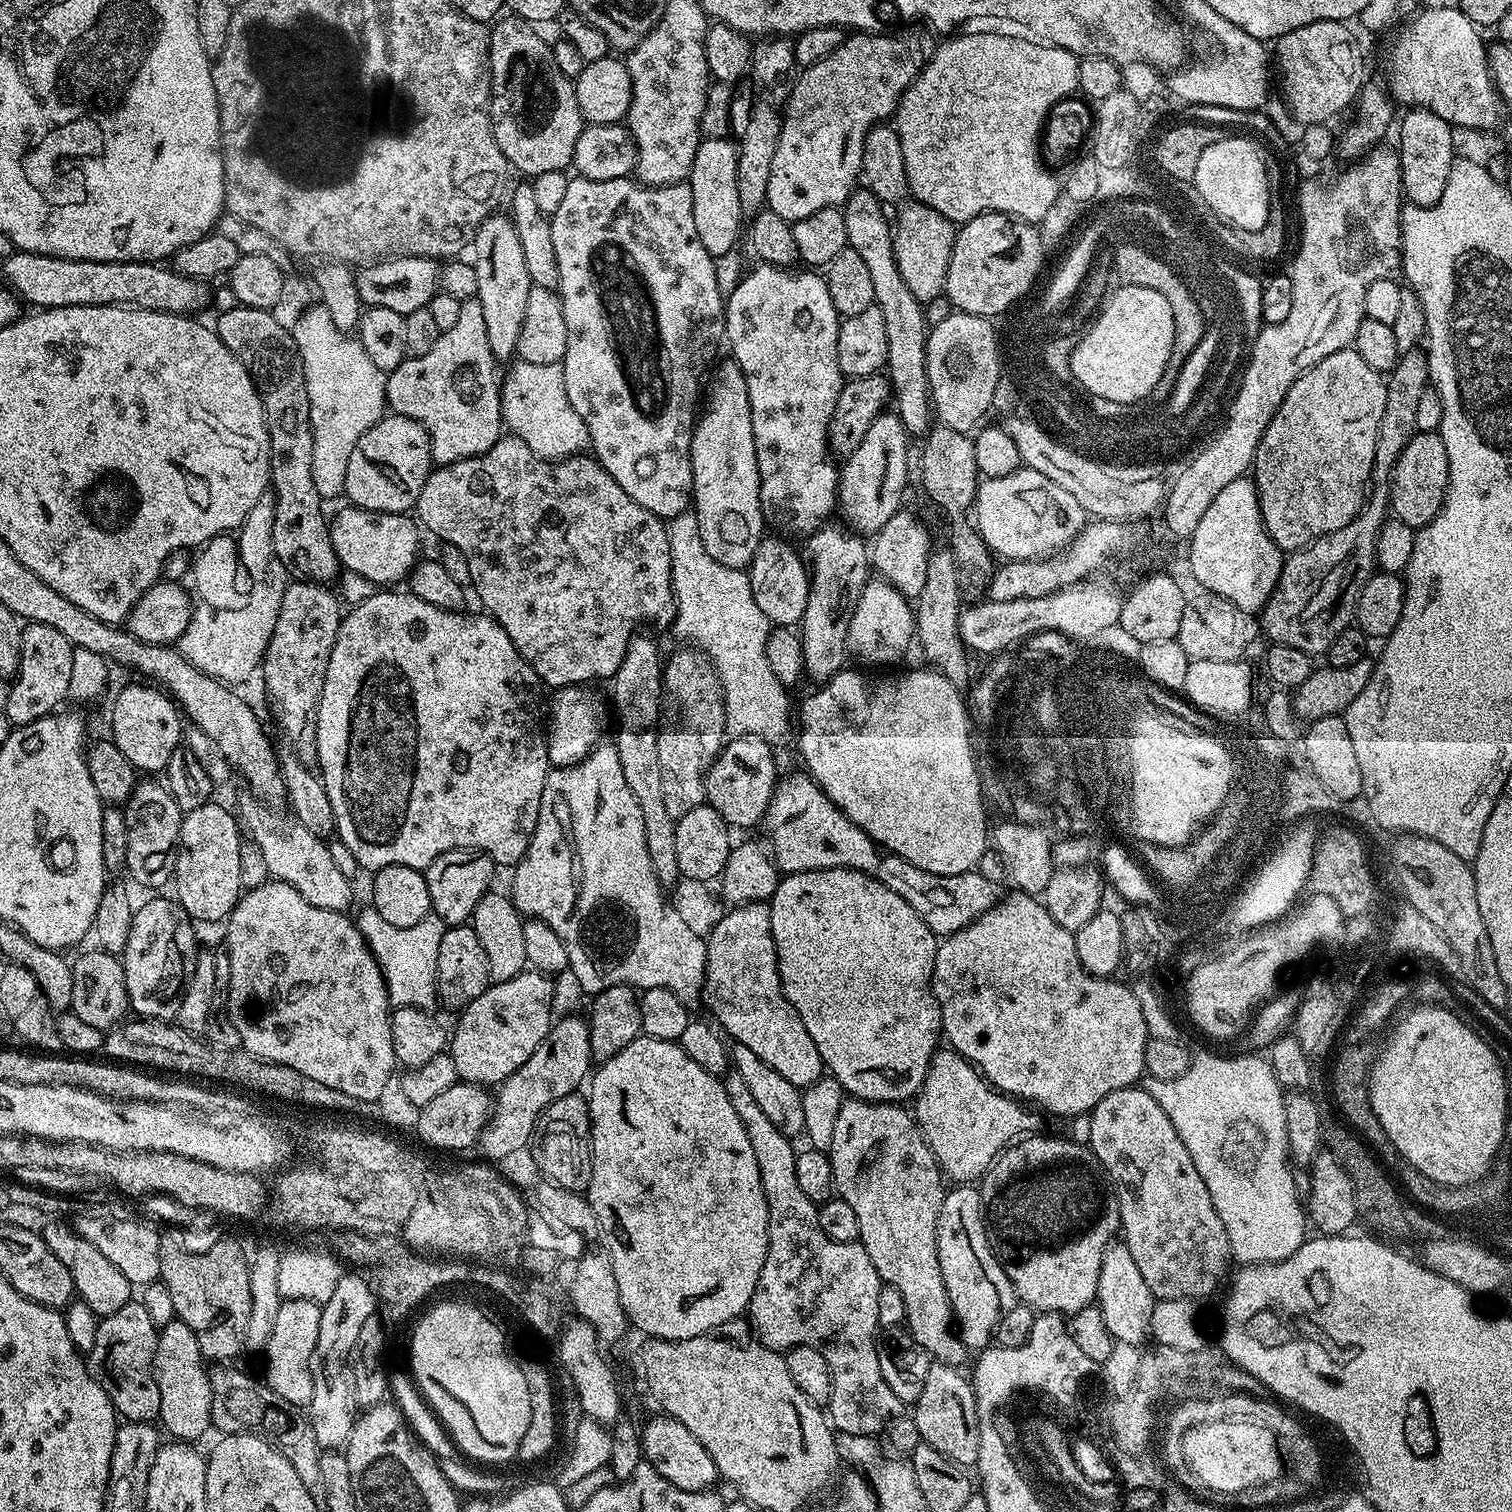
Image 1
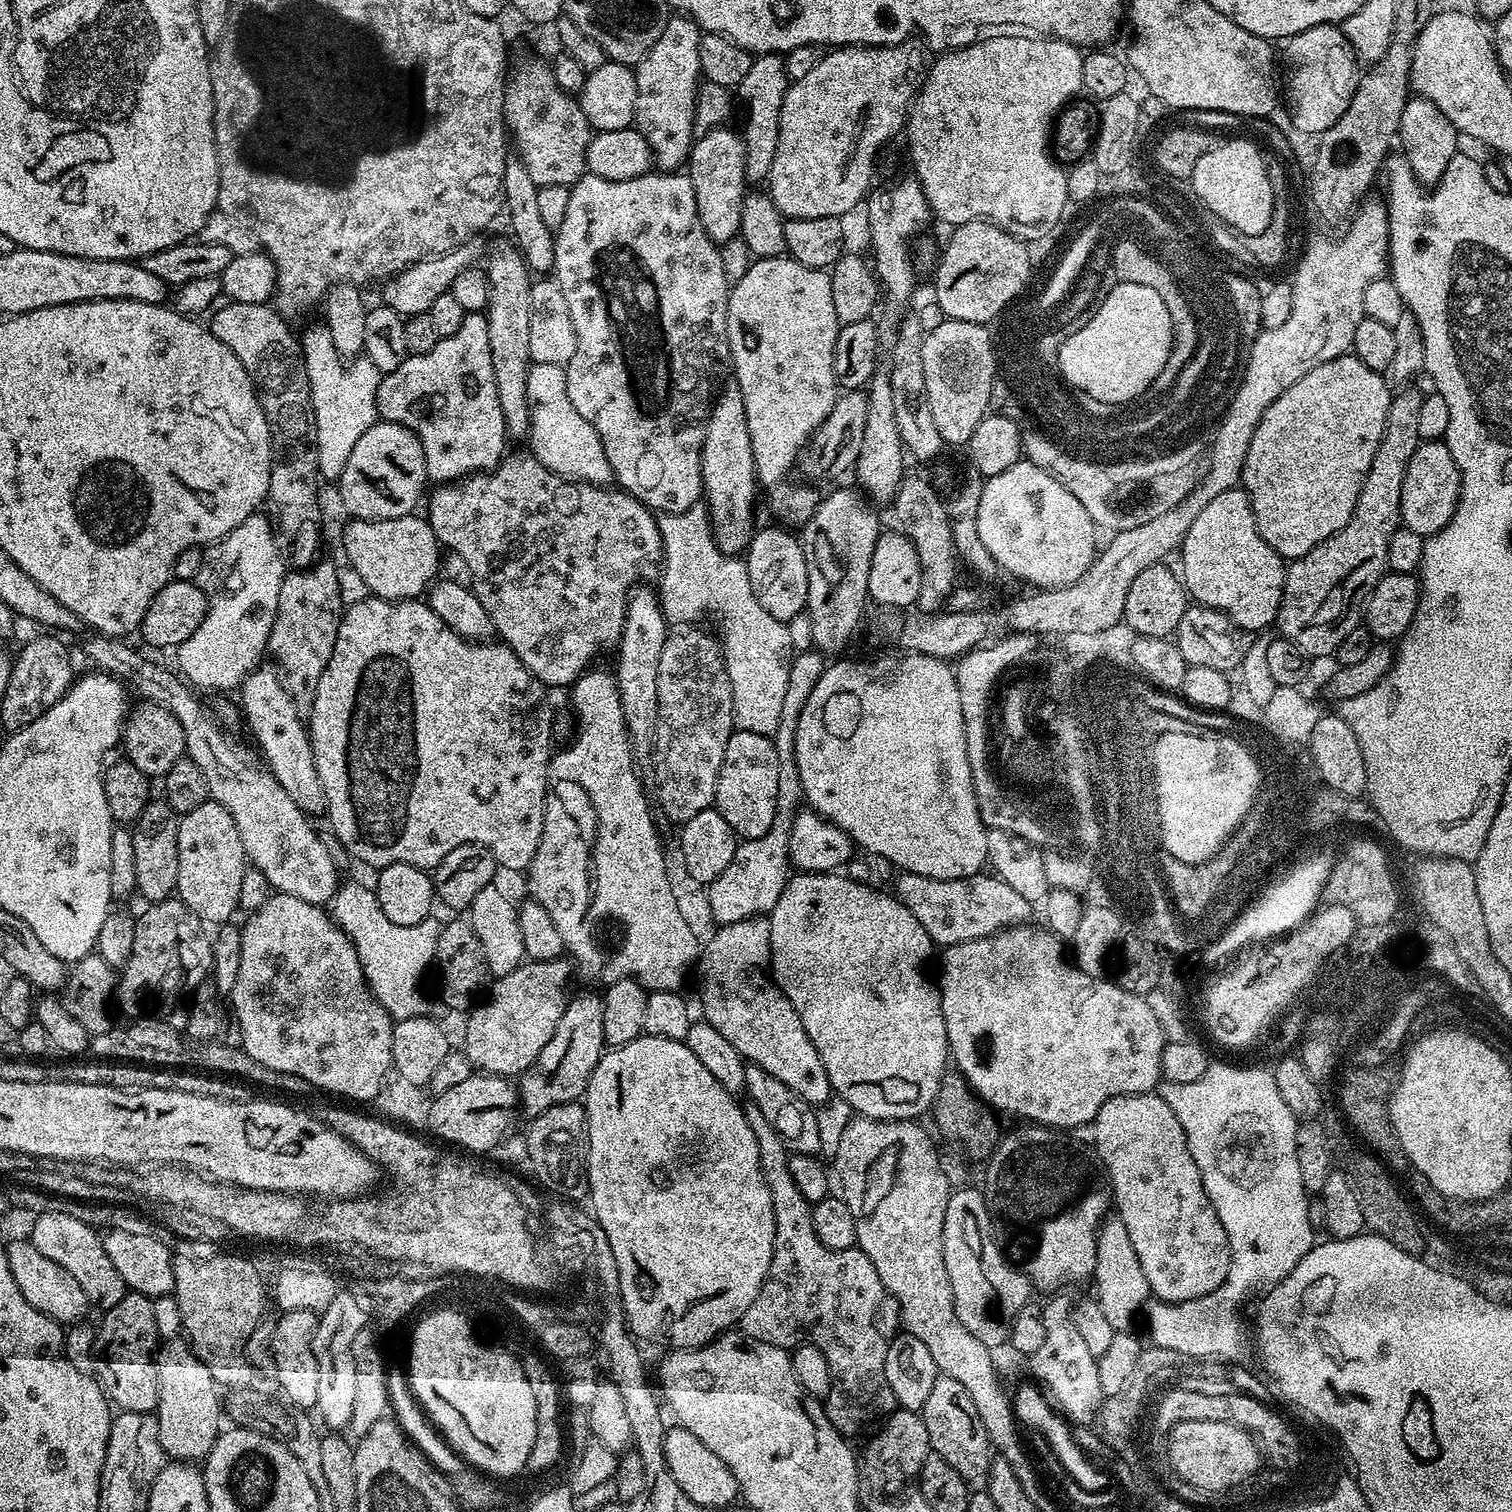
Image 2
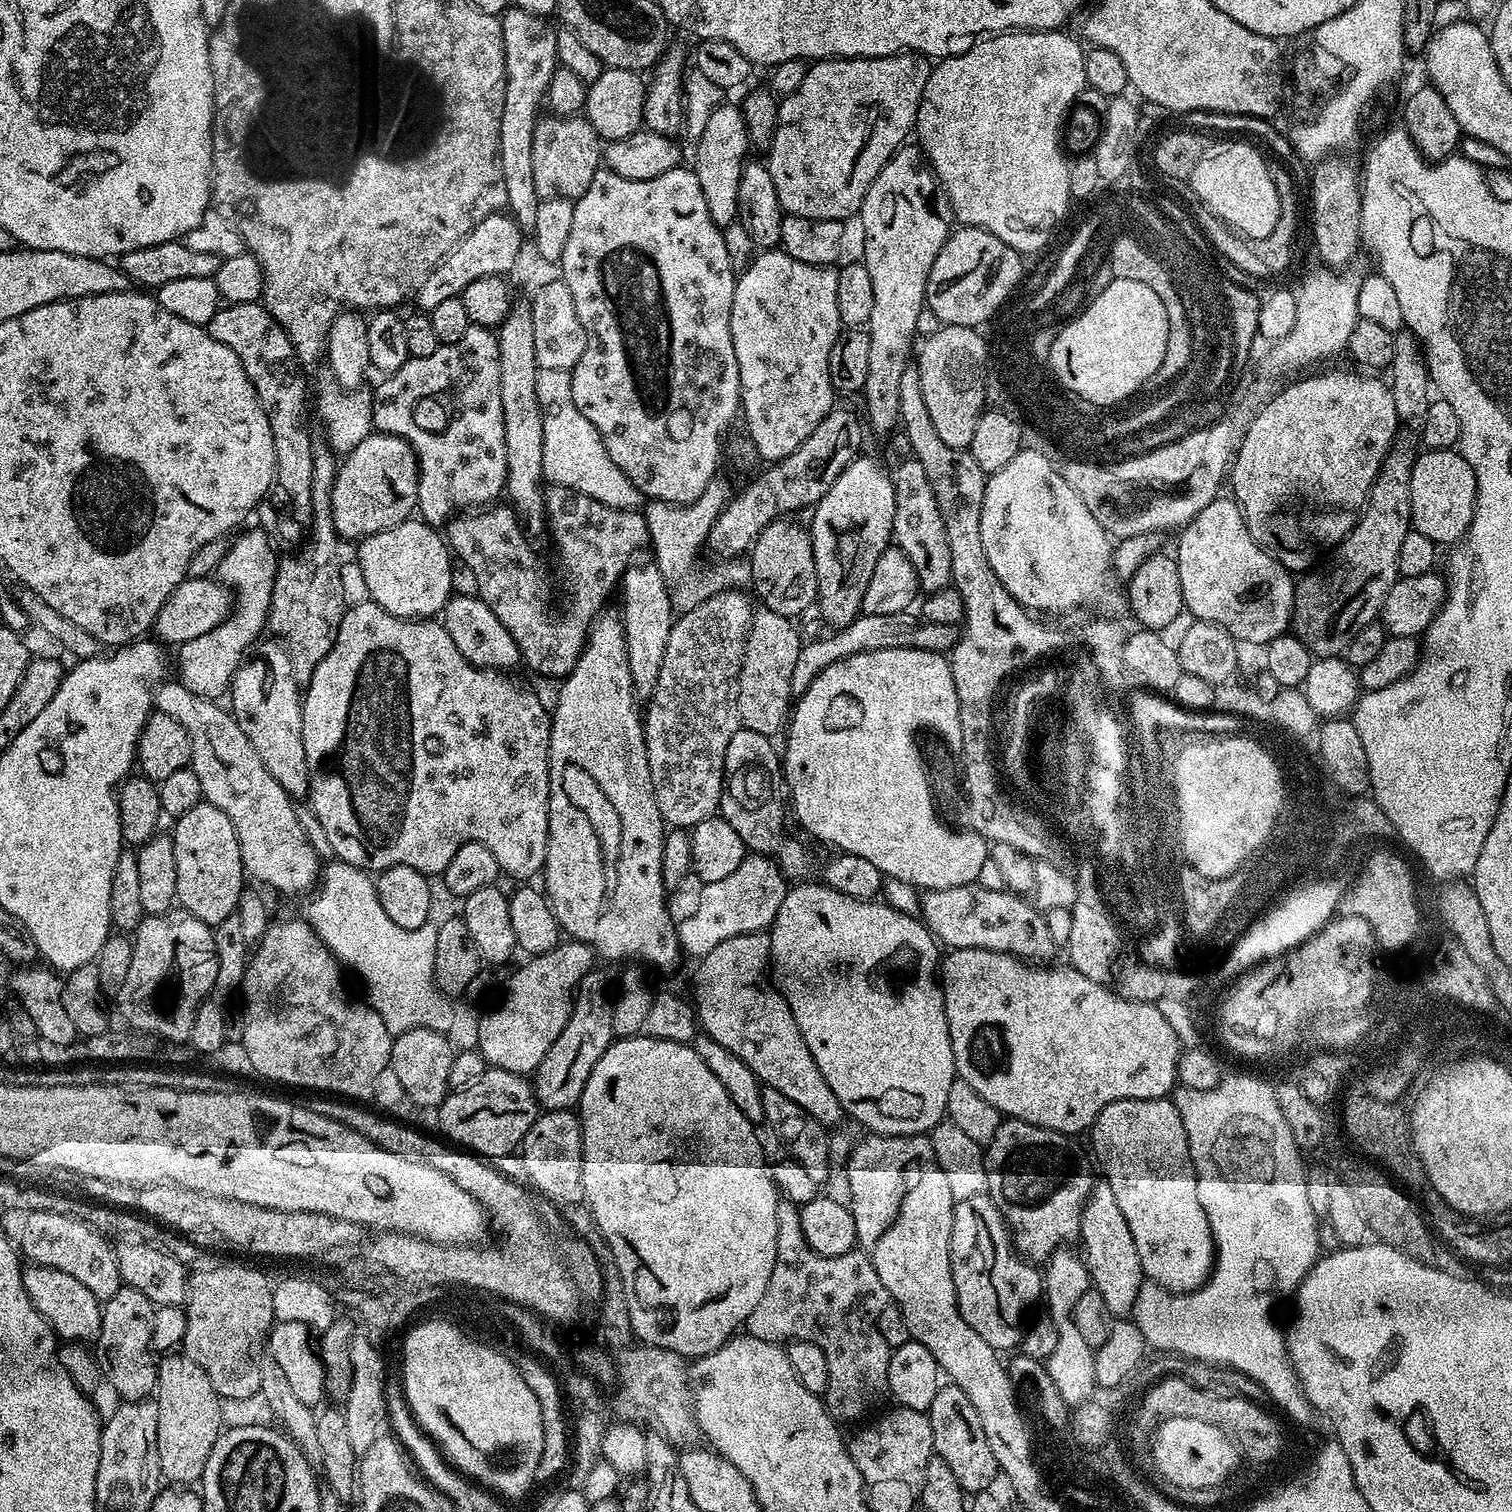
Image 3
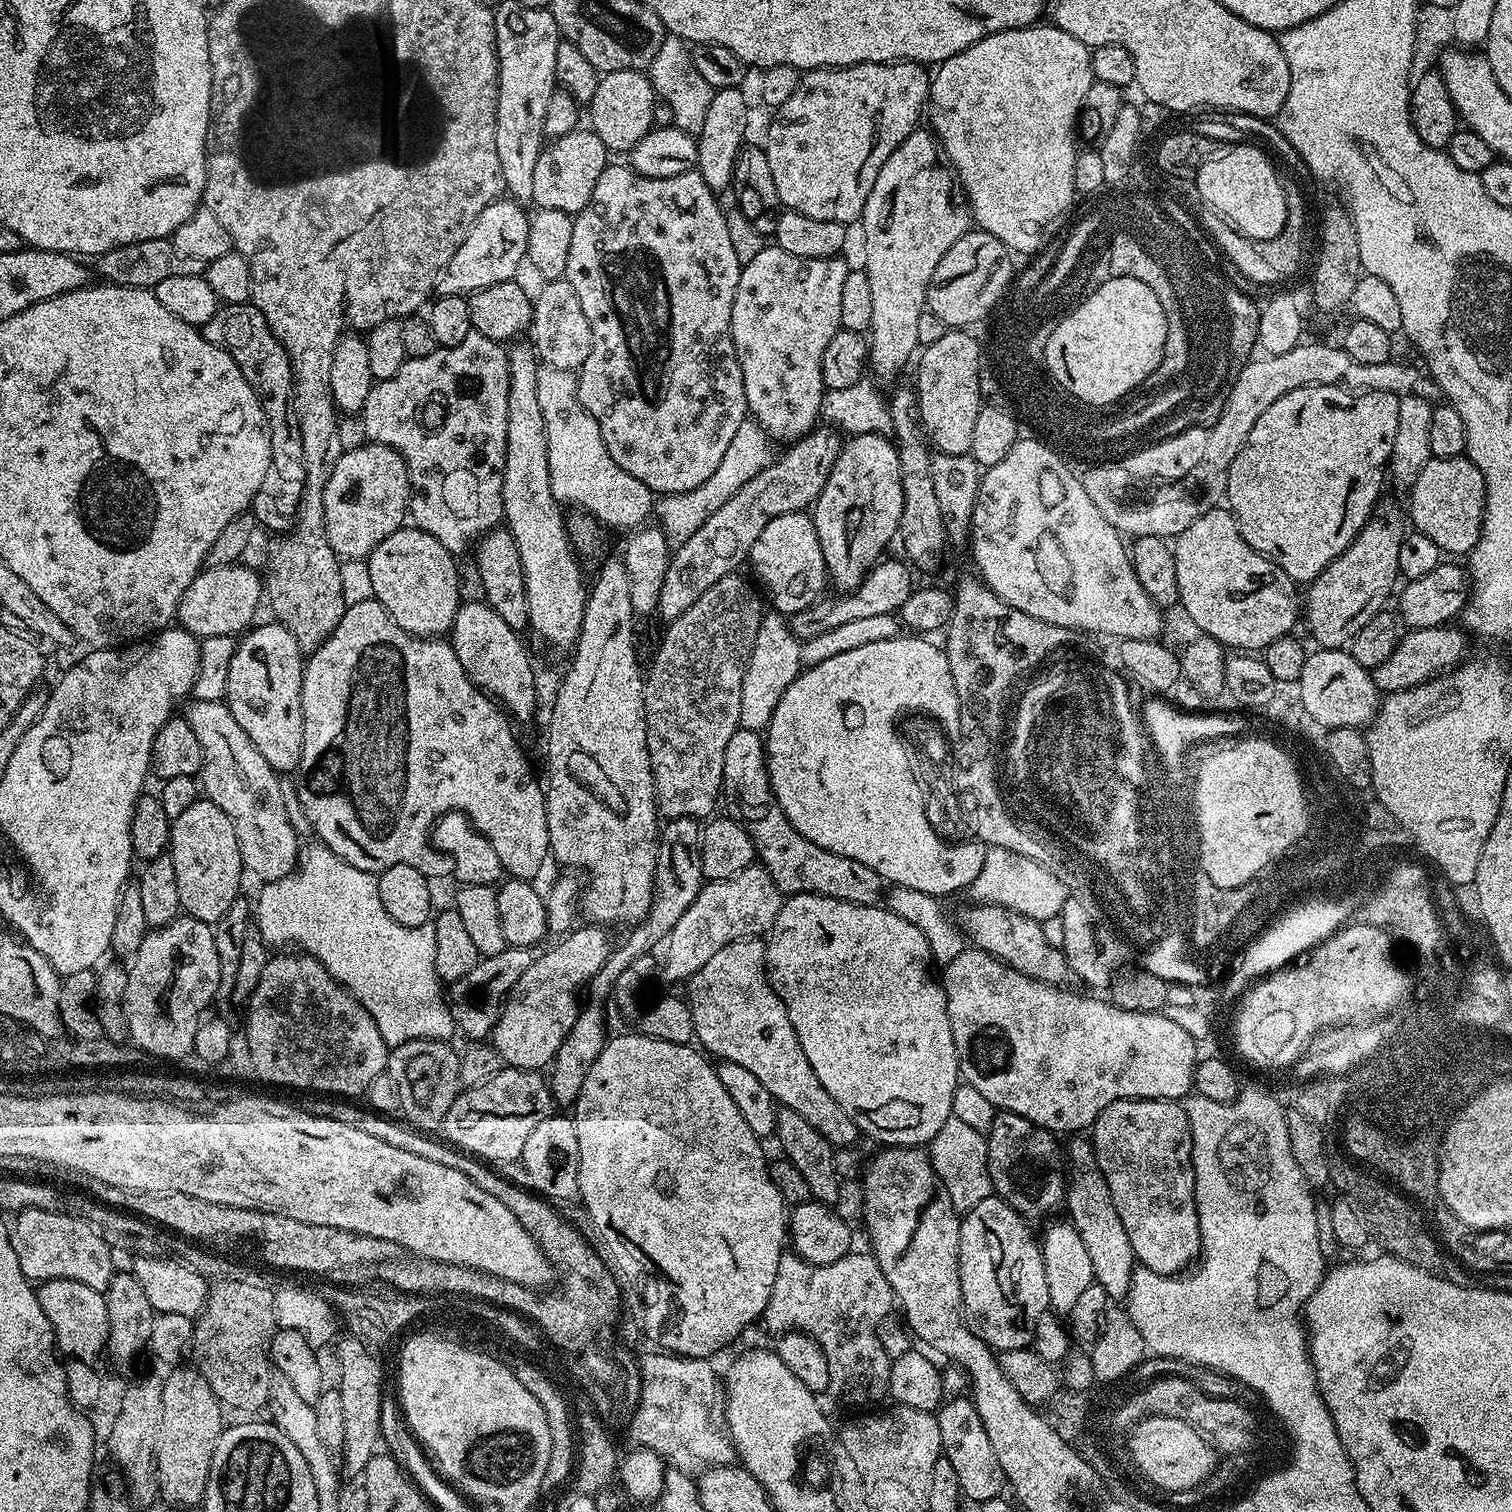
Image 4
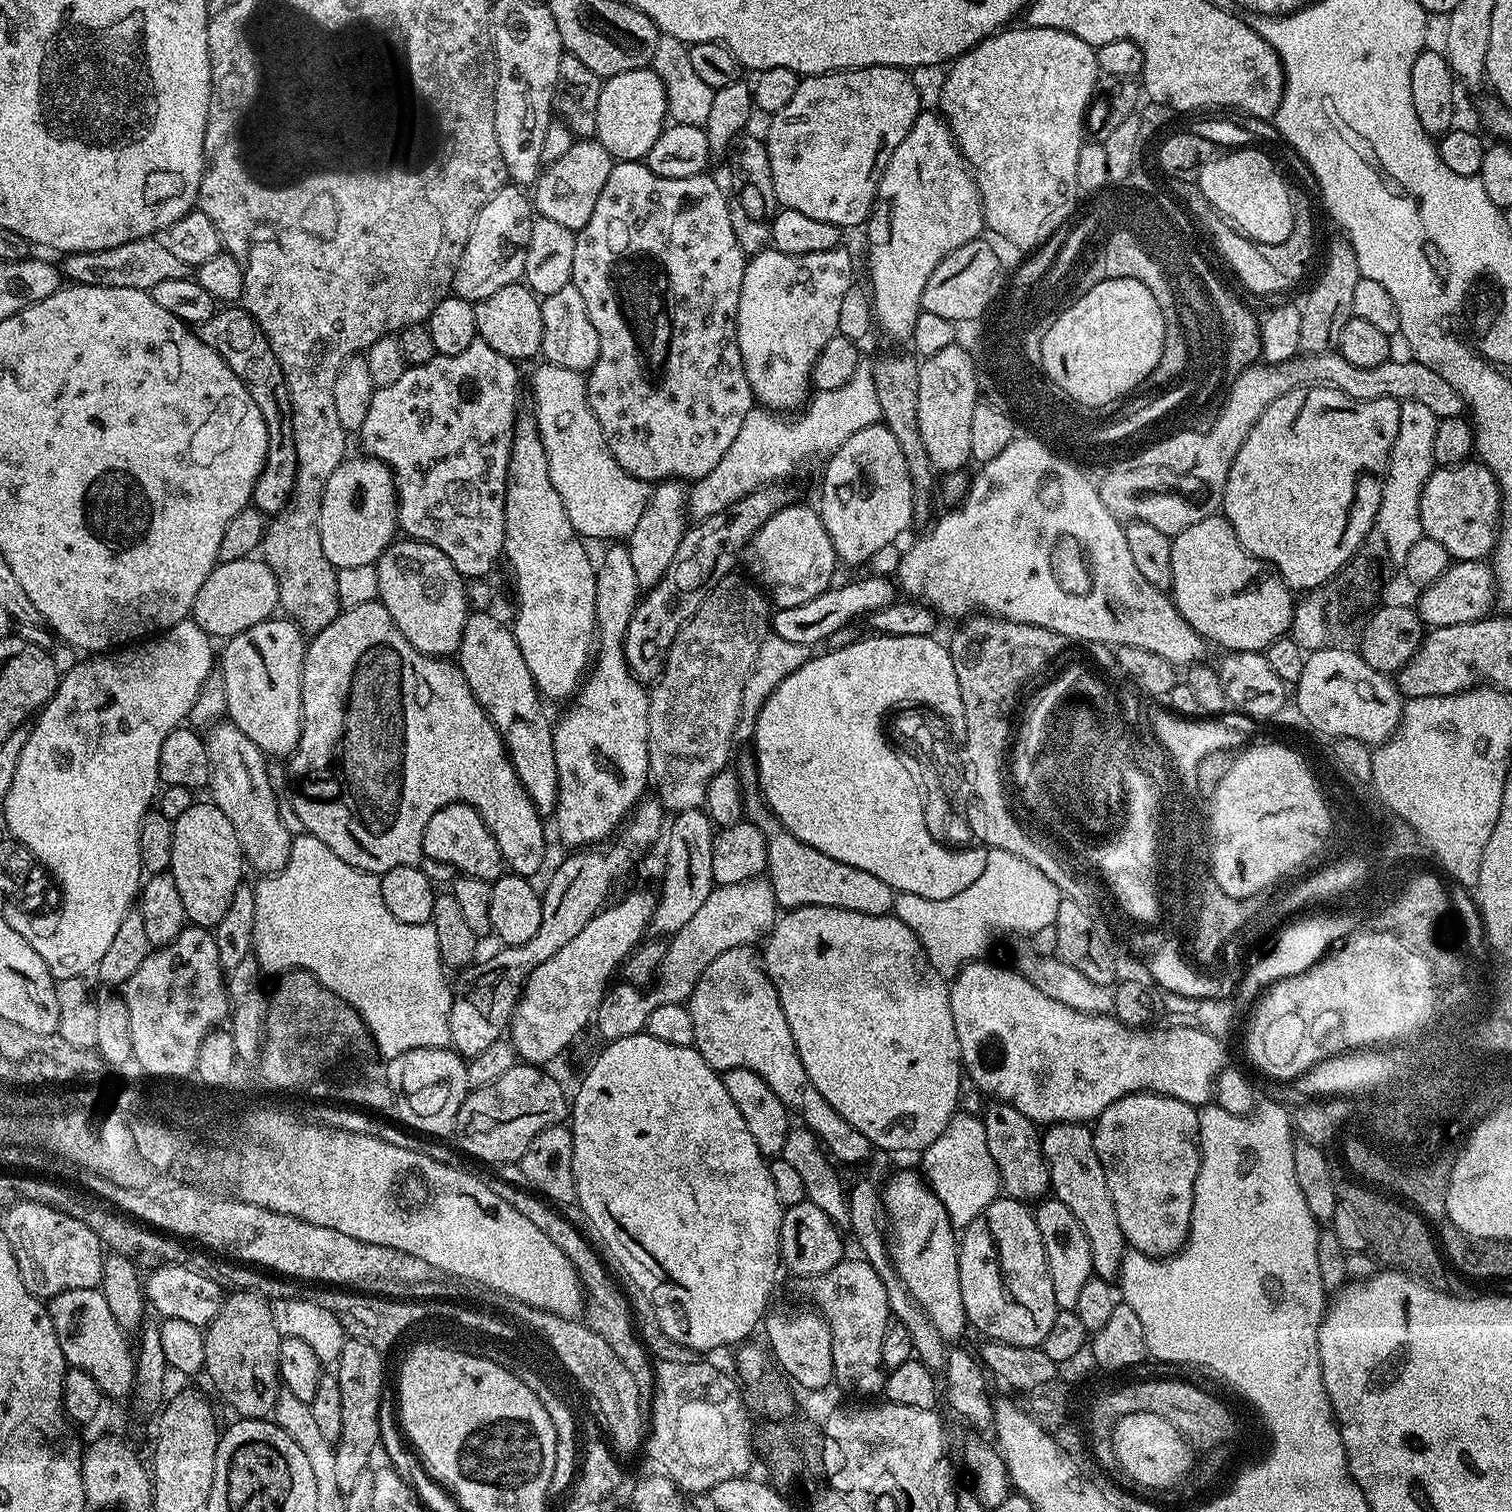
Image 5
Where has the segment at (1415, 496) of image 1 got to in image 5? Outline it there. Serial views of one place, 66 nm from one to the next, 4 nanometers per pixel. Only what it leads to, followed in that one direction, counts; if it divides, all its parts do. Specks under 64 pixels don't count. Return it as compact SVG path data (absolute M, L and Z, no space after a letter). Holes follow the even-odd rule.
M1465 462L1433 467L1422 486L1420 531L1440 543L1453 561L1491 557L1501 519L1500 483L1485 464Z

